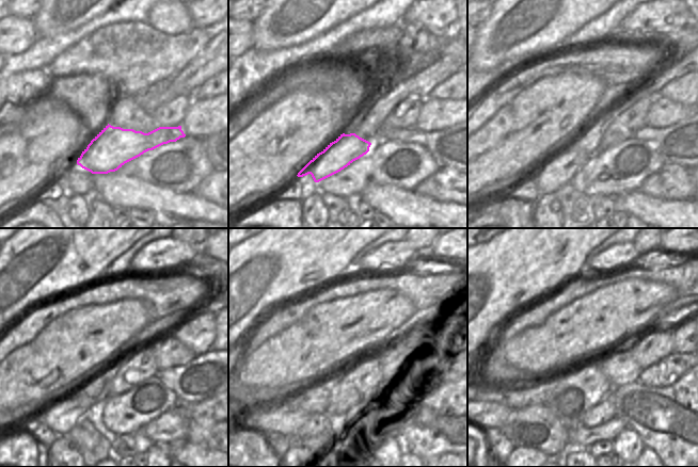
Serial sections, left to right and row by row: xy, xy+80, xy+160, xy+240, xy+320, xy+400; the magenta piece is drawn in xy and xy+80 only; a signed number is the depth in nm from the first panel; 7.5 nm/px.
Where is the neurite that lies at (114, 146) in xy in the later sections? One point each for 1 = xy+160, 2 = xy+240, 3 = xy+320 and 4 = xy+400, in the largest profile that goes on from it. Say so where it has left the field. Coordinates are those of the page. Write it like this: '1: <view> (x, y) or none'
1: xy+160 (555, 172)
2: xy+240 (60, 417)
3: xy+320 (285, 420)
4: xy+400 (489, 415)

